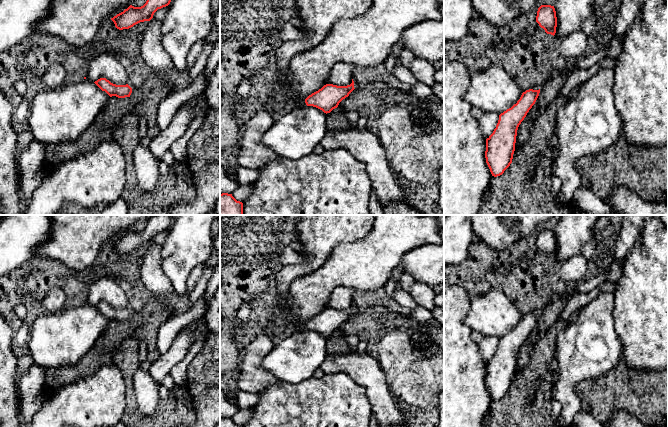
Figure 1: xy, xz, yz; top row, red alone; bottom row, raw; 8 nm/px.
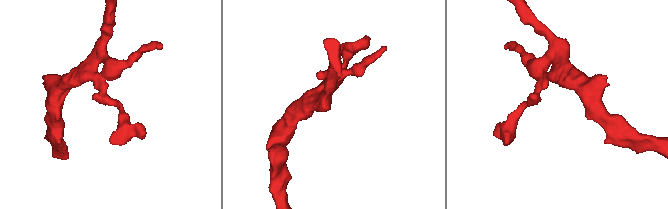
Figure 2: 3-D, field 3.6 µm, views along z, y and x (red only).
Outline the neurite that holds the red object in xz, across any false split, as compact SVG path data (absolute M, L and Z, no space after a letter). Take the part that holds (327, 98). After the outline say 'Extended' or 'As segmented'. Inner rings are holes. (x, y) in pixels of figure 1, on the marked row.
M354 81L347 86L337 86L333 84L326 84L318 91L312 93L305 99L307 106L313 106L324 113L330 113L337 108L339 103L349 96L354 90Z. As segmented

